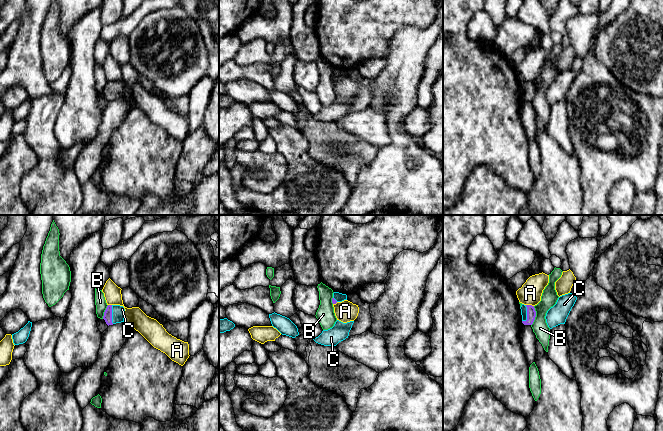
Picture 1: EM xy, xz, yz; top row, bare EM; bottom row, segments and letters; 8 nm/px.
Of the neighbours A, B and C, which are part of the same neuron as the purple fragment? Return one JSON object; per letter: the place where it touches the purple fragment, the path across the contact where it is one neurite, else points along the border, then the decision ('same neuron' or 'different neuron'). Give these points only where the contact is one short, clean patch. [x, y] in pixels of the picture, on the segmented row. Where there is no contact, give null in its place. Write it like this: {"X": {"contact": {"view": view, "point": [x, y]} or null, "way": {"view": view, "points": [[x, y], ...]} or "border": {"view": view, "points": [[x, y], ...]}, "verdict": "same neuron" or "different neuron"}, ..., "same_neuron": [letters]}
{"A": {"contact": {"view": "yz", "point": [530, 305]}, "border": {"view": "yz", "points": [[526, 304], [533, 306]]}, "verdict": "different neuron"}, "B": {"contact": {"view": "yz", "point": [535, 316]}, "border": {"view": "yz", "points": [[534, 306], [535, 319], [531, 325]]}, "verdict": "different neuron"}, "C": {"contact": {"view": "yz", "point": [527, 314]}, "way": {"view": "yz", "points": [[531, 313], [527, 314], [523, 307]]}, "verdict": "same neuron"}, "same_neuron": ["C"]}

